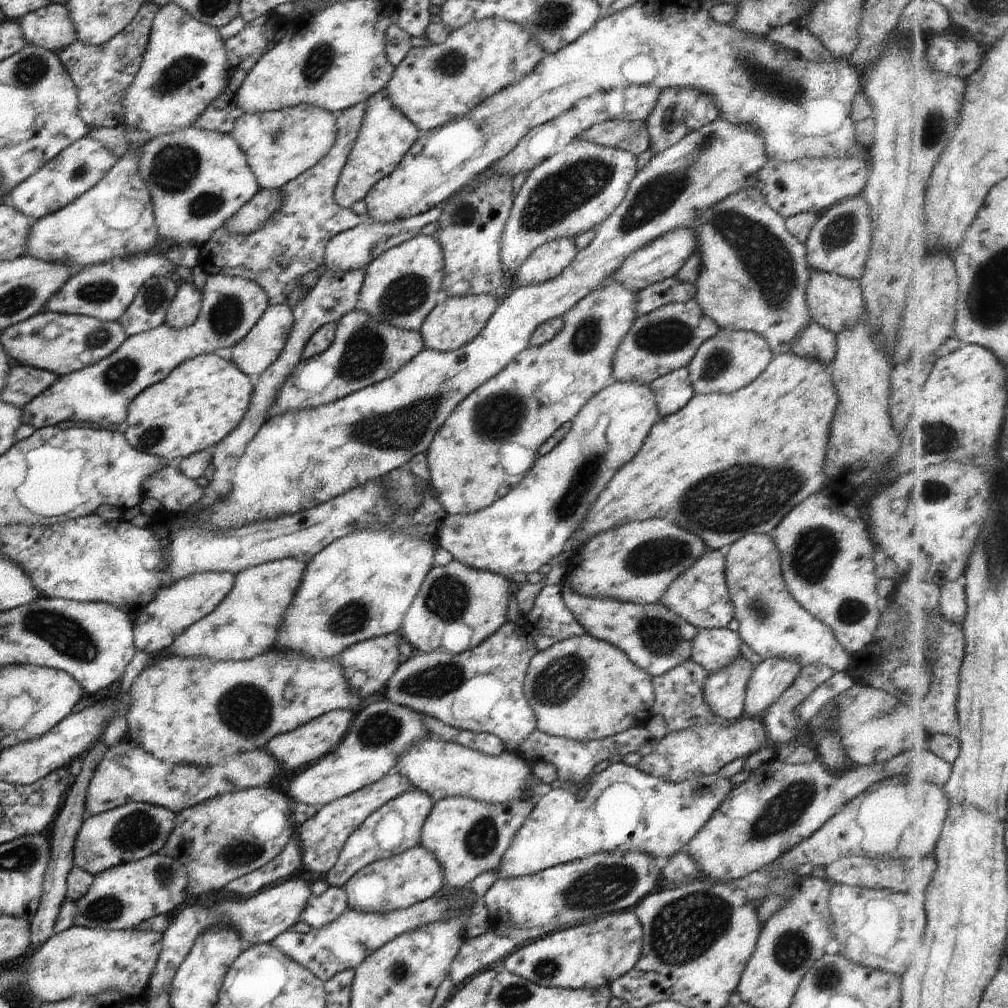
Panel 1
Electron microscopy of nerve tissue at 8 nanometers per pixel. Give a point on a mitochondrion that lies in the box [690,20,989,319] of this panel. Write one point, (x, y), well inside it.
(765, 257)

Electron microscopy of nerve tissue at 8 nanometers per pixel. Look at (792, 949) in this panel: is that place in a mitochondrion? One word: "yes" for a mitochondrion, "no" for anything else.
yes

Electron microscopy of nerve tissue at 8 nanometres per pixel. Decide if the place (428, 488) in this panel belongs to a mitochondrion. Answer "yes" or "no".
no

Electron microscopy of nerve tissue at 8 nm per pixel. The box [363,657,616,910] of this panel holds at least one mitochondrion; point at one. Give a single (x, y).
(441, 680)

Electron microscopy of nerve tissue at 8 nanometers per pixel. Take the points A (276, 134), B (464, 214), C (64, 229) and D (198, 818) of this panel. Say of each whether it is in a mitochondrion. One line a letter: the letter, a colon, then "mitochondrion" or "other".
A: mitochondrion
B: mitochondrion
C: other
D: other

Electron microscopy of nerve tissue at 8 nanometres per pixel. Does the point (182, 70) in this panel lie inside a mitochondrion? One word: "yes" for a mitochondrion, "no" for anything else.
yes

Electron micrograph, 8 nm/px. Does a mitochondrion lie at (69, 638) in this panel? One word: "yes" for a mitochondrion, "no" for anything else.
yes

